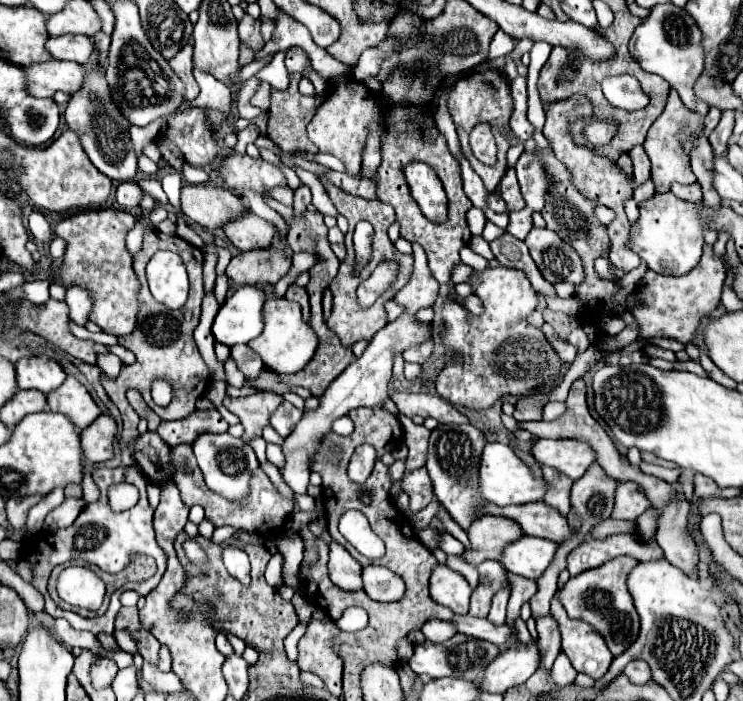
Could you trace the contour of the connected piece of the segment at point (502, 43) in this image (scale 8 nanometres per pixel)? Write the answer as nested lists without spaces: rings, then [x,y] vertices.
[[[497,31],[493,41],[491,41],[491,49],[489,49],[489,61],[495,59],[495,57],[501,57],[501,55],[507,55],[511,53],[515,47],[515,41],[511,35],[505,35],[505,31]]]

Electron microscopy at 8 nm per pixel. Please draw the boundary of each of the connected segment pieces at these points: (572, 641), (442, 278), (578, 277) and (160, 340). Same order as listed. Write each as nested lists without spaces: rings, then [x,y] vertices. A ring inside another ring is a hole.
[[[557,597],[551,599],[551,615],[559,623],[563,651],[567,653],[575,671],[587,673],[595,681],[601,679],[613,661],[613,653],[609,651],[605,639],[593,631],[589,623],[569,619]]]
[[[399,123],[393,125],[391,131],[385,131],[381,137],[381,155],[383,161],[375,173],[375,181],[377,181],[377,197],[383,203],[389,203],[395,213],[397,213],[397,221],[401,223],[401,237],[409,239],[409,241],[417,241],[429,259],[429,269],[433,273],[433,277],[443,283],[449,285],[451,273],[453,269],[461,263],[459,257],[459,249],[469,245],[471,241],[471,231],[465,223],[465,213],[473,207],[473,203],[469,203],[469,197],[465,195],[463,187],[461,187],[461,169],[459,163],[455,161],[455,157],[449,153],[447,143],[443,139],[443,135],[439,135],[435,141],[425,141],[425,137],[419,133],[419,129],[415,125],[409,123]],[[411,161],[421,161],[427,163],[429,167],[435,169],[437,177],[441,179],[445,193],[449,197],[449,219],[445,225],[435,225],[429,219],[425,219],[421,215],[421,209],[417,205],[417,201],[409,195],[409,185],[405,181],[405,165]]]
[[[533,227],[525,239],[525,245],[529,247],[529,253],[541,275],[549,283],[571,281],[577,285],[583,281],[585,273],[579,255],[573,247],[561,241],[555,231]]]
[[[149,231],[145,233],[145,243],[147,243],[147,259],[151,259],[151,255],[159,249],[169,249],[175,251],[183,257],[187,271],[189,271],[189,281],[191,281],[191,291],[189,291],[189,301],[185,303],[183,309],[171,311],[167,307],[163,307],[161,303],[157,303],[147,287],[147,279],[141,279],[141,309],[139,309],[139,317],[137,317],[137,329],[131,335],[119,337],[121,345],[131,349],[137,357],[137,361],[125,369],[121,369],[117,379],[109,379],[109,377],[101,377],[103,387],[107,391],[107,395],[111,397],[111,401],[119,407],[121,417],[123,417],[123,433],[121,433],[121,461],[123,465],[133,465],[133,455],[129,455],[129,443],[133,443],[133,439],[139,435],[137,431],[137,423],[139,423],[139,415],[131,409],[131,405],[127,403],[127,389],[133,387],[137,389],[143,399],[147,401],[147,405],[161,415],[163,419],[183,419],[185,415],[189,415],[191,411],[195,411],[195,401],[199,397],[205,395],[207,385],[209,385],[209,369],[205,365],[205,361],[201,359],[197,345],[193,341],[193,329],[199,323],[199,315],[201,315],[201,299],[203,299],[203,285],[201,285],[201,271],[203,271],[203,251],[193,247],[191,243],[183,241],[177,235],[161,235],[159,231]],[[195,271],[195,273],[193,273]],[[155,379],[165,379],[171,387],[173,387],[173,401],[167,407],[159,407],[153,403],[151,399],[151,383]],[[197,389],[197,391],[195,391]]]

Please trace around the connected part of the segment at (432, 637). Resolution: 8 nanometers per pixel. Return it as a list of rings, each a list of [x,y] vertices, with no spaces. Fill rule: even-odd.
[[[427,621],[421,633],[433,643],[443,643],[457,633],[457,627],[453,627],[453,621]]]

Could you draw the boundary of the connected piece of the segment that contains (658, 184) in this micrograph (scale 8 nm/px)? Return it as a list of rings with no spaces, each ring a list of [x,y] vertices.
[[[675,89],[669,91],[667,95],[667,103],[663,113],[655,119],[655,123],[651,125],[647,139],[643,143],[649,159],[651,159],[651,179],[655,183],[655,193],[667,193],[673,181],[679,183],[695,183],[695,175],[689,167],[689,151],[693,149],[693,143],[697,141],[697,135],[701,135],[705,131],[703,125],[703,117],[695,111],[689,111]]]

